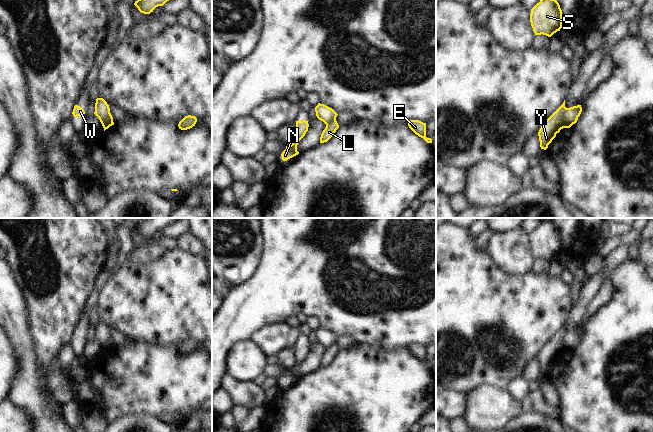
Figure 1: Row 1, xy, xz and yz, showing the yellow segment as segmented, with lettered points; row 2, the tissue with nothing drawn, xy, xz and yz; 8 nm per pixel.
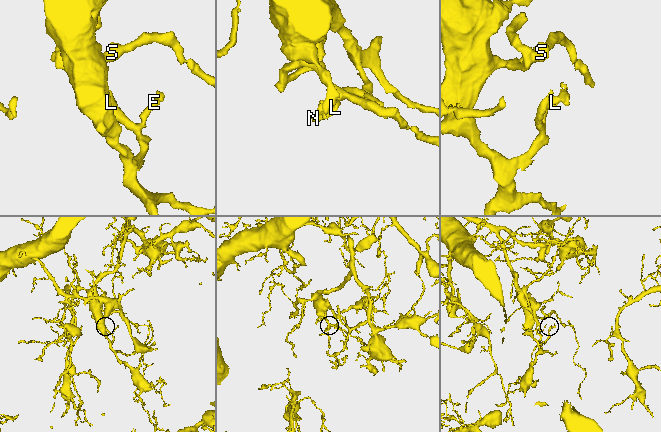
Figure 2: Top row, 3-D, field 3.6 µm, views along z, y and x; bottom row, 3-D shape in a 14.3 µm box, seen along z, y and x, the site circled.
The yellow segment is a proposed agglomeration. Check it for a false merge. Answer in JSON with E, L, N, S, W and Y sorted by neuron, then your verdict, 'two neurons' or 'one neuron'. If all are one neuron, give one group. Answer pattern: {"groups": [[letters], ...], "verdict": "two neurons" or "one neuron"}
{"groups": [["E", "S", "Y"], ["L", "N", "W"]], "verdict": "two neurons"}

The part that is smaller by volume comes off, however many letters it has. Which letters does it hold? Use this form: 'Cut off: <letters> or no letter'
Cut off: L, N, W

